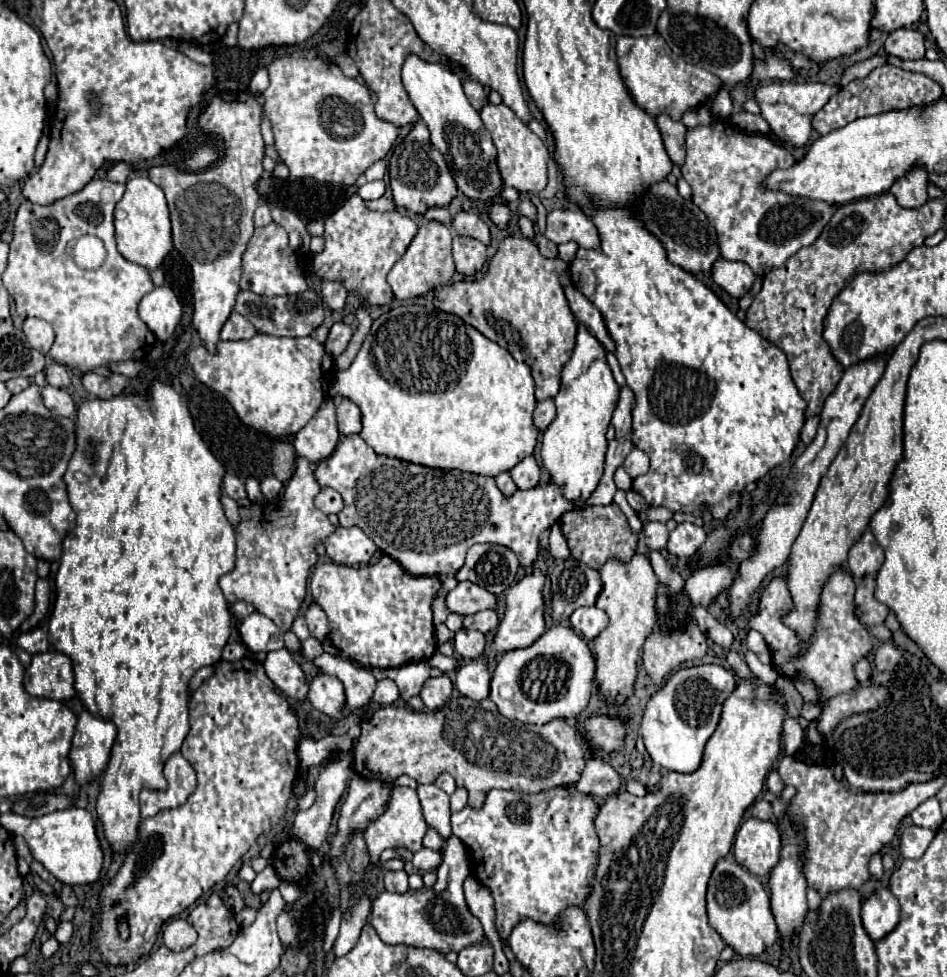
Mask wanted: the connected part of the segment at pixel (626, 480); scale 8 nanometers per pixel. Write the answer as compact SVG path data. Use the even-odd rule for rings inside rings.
M618 468L618 470L616 470L614 482L616 482L616 486L618 486L620 490L624 490L624 492L628 492L628 490L632 488L632 478L626 474L624 468Z

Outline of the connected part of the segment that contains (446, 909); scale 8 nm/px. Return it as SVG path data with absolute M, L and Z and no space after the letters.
M456 836L446 842L442 864L436 870L436 884L432 888L408 890L404 894L384 892L372 904L372 926L388 944L404 944L414 948L430 948L442 954L460 952L468 946L480 944L486 936L480 920L468 910L462 882L470 874L470 864L464 858L464 846Z

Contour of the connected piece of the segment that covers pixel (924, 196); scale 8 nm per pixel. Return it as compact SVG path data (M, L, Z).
M924 168L910 170L904 178L896 180L890 188L902 208L920 208L928 202L928 174Z

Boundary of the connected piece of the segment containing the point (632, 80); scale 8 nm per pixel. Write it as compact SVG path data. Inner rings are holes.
M654 34L652 38L618 38L616 54L626 90L630 92L634 104L652 118L658 114L668 114L672 120L680 120L684 112L702 106L722 88L722 82L714 74L676 56L660 34Z

